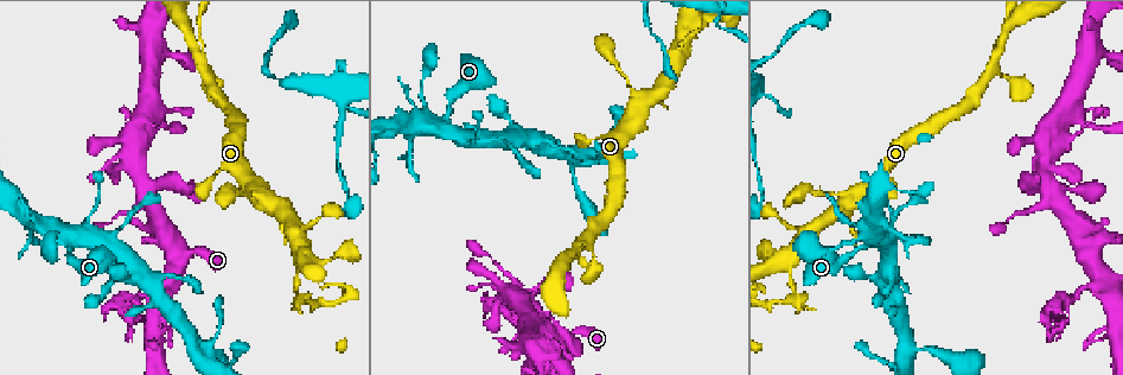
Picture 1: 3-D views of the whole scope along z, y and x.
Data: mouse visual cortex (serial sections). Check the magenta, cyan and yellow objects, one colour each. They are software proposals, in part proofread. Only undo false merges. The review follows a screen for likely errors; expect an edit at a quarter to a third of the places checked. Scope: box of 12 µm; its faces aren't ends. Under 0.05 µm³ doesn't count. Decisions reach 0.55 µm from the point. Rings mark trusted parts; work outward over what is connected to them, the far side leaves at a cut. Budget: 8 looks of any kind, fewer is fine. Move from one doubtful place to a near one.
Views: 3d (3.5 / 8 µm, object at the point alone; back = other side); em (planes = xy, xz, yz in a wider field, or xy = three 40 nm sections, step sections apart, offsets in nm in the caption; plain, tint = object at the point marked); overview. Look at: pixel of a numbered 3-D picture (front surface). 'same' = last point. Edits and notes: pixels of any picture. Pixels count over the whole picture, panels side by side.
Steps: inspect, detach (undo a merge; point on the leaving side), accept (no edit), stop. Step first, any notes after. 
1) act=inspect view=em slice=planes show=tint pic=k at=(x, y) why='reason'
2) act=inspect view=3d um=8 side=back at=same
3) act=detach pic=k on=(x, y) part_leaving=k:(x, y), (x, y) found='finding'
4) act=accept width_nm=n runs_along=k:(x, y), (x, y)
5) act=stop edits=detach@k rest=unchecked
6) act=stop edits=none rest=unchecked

act=inspect view=3d um=8 pic=1 at=(1075, 295) why='calibre changes'

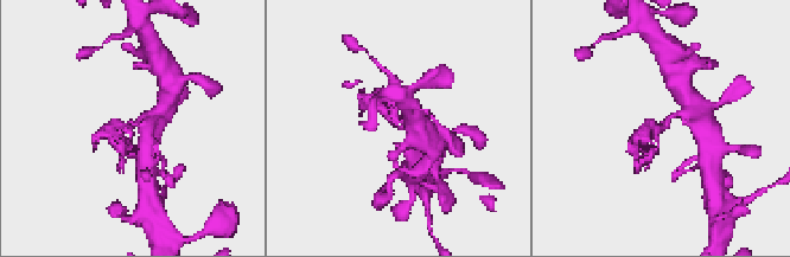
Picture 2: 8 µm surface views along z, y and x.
act=inspect view=3d um=3.5 pic=2 at=(402, 127) why='zoom in'

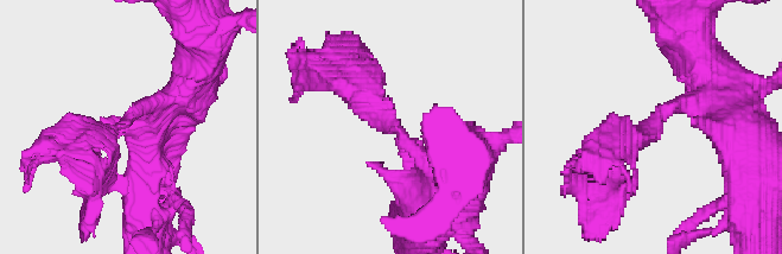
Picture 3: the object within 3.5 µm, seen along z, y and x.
act=inspect view=em slice=xy step=1 show=tint pic=3 at=(394, 126) why='shape alone is not enough'

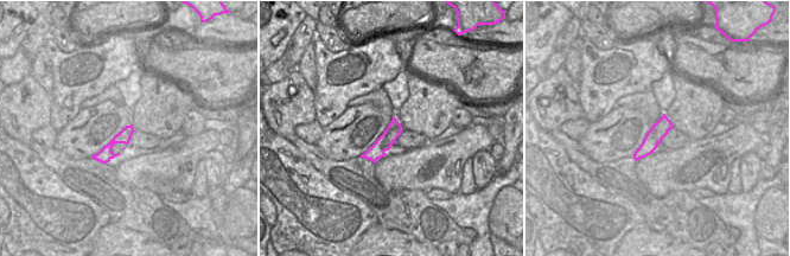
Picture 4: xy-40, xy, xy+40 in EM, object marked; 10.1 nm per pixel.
act=detach pic=3 on=(345, 93) part_leaving=3:(379, 126), (328, 81), (291, 69) found='a second cell is stuck on'

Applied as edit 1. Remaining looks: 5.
act=inspect view=overview why='see it whole again'

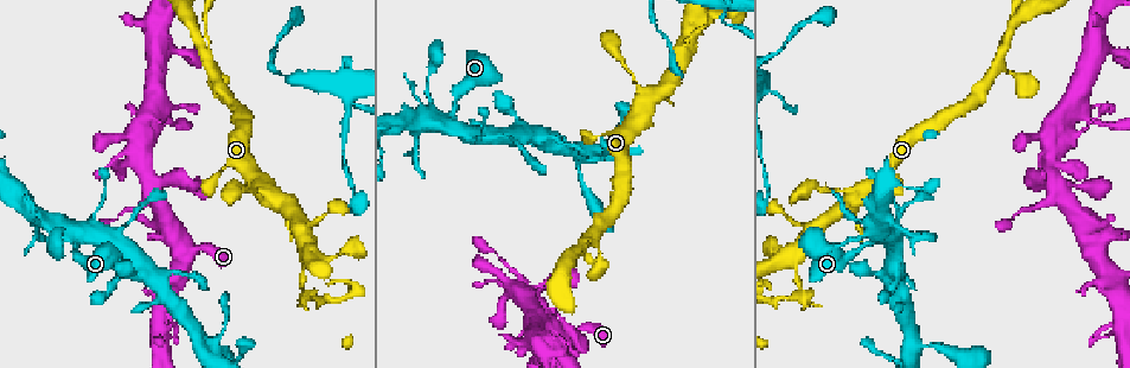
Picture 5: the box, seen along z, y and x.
act=inspect view=3d um=3.5 pic=5 at=(309, 293) why='sharp bend'

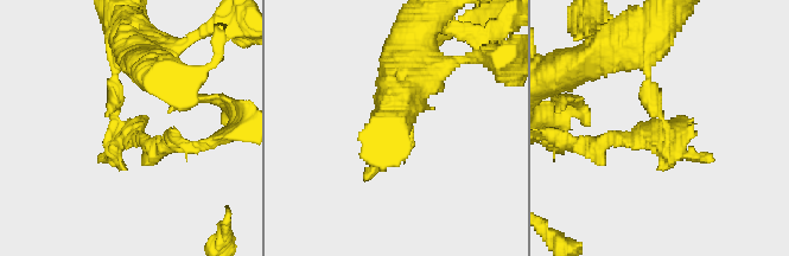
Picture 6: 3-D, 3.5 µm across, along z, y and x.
act=inspect view=em slice=xy step=5 show=tint pic=6 at=(664, 126) why='shape alone is not enough'

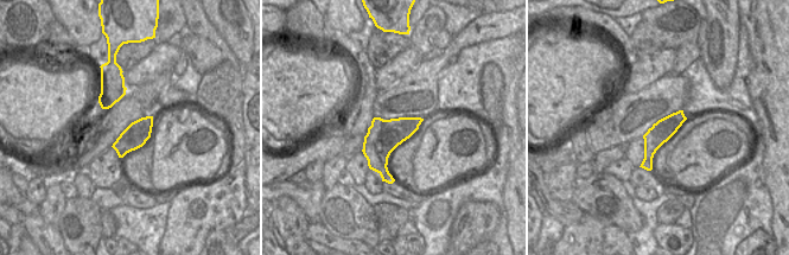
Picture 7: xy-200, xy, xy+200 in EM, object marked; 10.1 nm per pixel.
act=detach pic=6 on=(627, 136) width_nm=340 part_leaving=6:(662, 121), (660, 132), (574, 146) found='two cells meet here'

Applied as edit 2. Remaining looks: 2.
act=inspect view=3d um=3.5 pic=5 at=(579, 247) why='calibre changes'

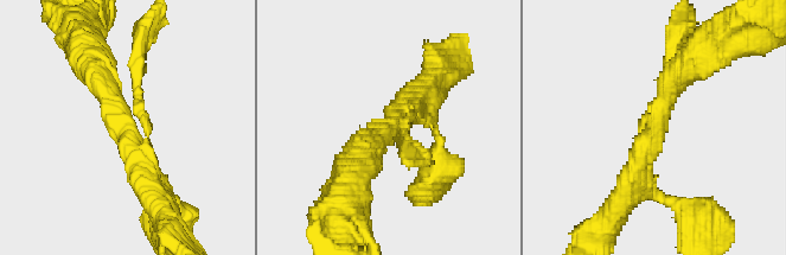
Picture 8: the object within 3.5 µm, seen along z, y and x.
act=inspect view=em slice=xy step=1 show=tint pic=8 at=(388, 128) why='shape alone is not enough'

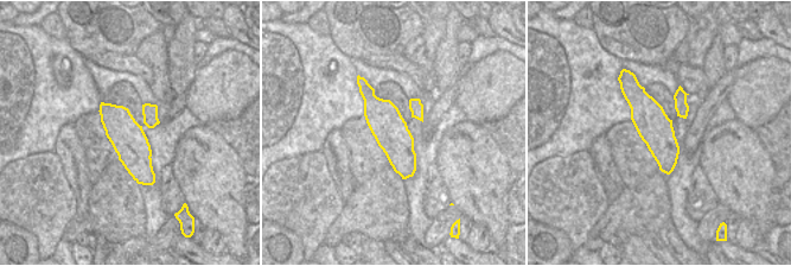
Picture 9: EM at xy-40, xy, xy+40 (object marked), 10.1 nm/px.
act=accept width_nm=360 runs_along=9:(368, 89), (409, 173) found='all the same cell'

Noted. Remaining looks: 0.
act=stop edits=detach@3,detach@6 rest=unchecked

